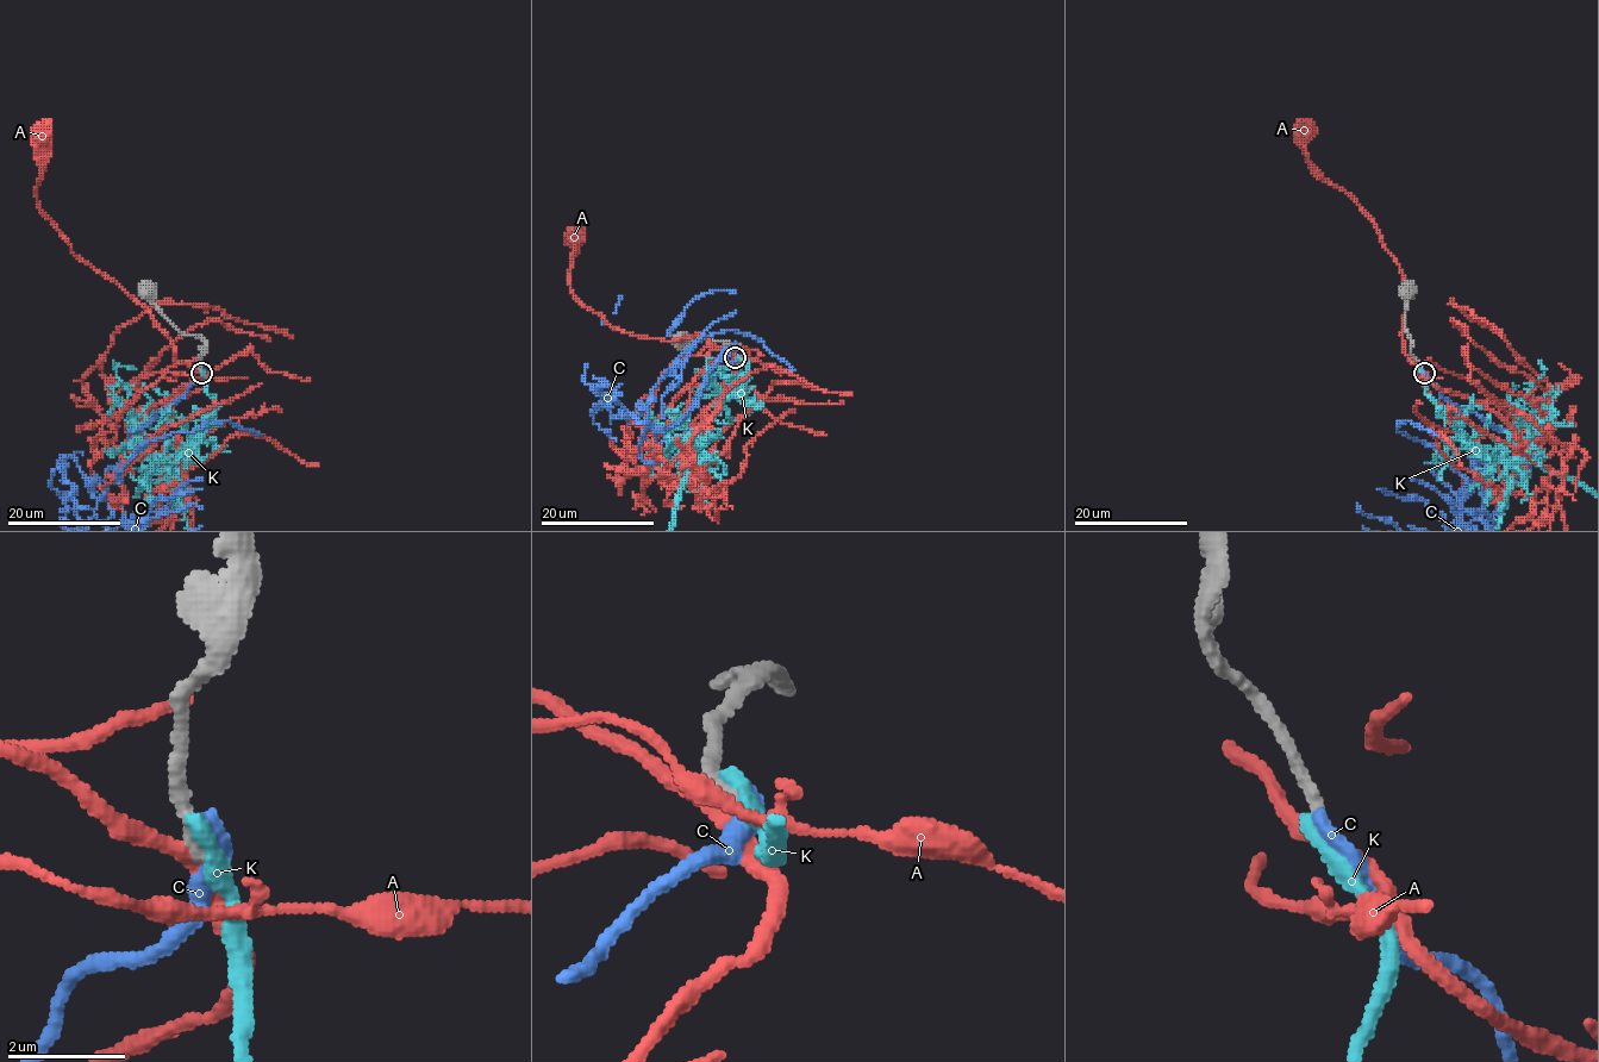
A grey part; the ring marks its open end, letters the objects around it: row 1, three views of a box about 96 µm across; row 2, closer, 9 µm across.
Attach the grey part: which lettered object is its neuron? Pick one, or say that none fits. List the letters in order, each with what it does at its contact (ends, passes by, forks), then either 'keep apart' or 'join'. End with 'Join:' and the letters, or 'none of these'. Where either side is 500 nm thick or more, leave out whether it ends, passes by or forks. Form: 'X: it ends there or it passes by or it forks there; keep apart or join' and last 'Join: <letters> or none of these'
A: it passes by; keep apart
C: it ends there; keep apart
K: it ends there; keep apart
Join: none of these

